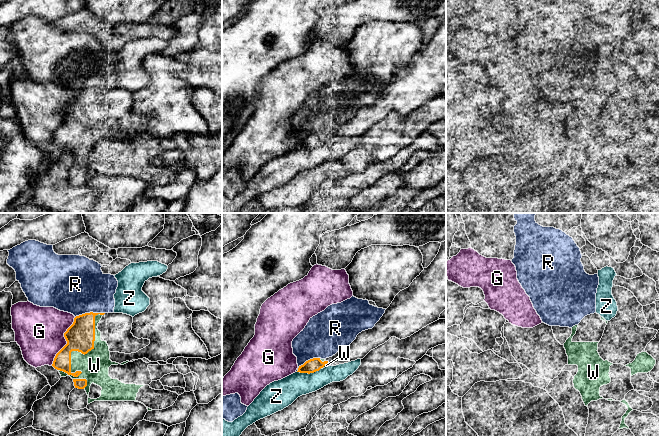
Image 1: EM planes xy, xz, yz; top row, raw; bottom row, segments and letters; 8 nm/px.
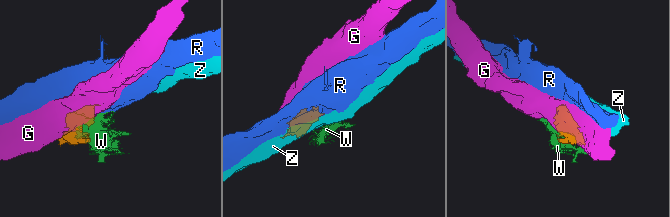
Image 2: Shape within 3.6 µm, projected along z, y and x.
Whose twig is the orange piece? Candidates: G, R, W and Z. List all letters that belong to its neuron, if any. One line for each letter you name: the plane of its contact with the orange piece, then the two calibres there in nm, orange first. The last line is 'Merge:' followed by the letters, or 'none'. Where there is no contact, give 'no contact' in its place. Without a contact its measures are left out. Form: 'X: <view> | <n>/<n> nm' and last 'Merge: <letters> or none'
Merge: none

